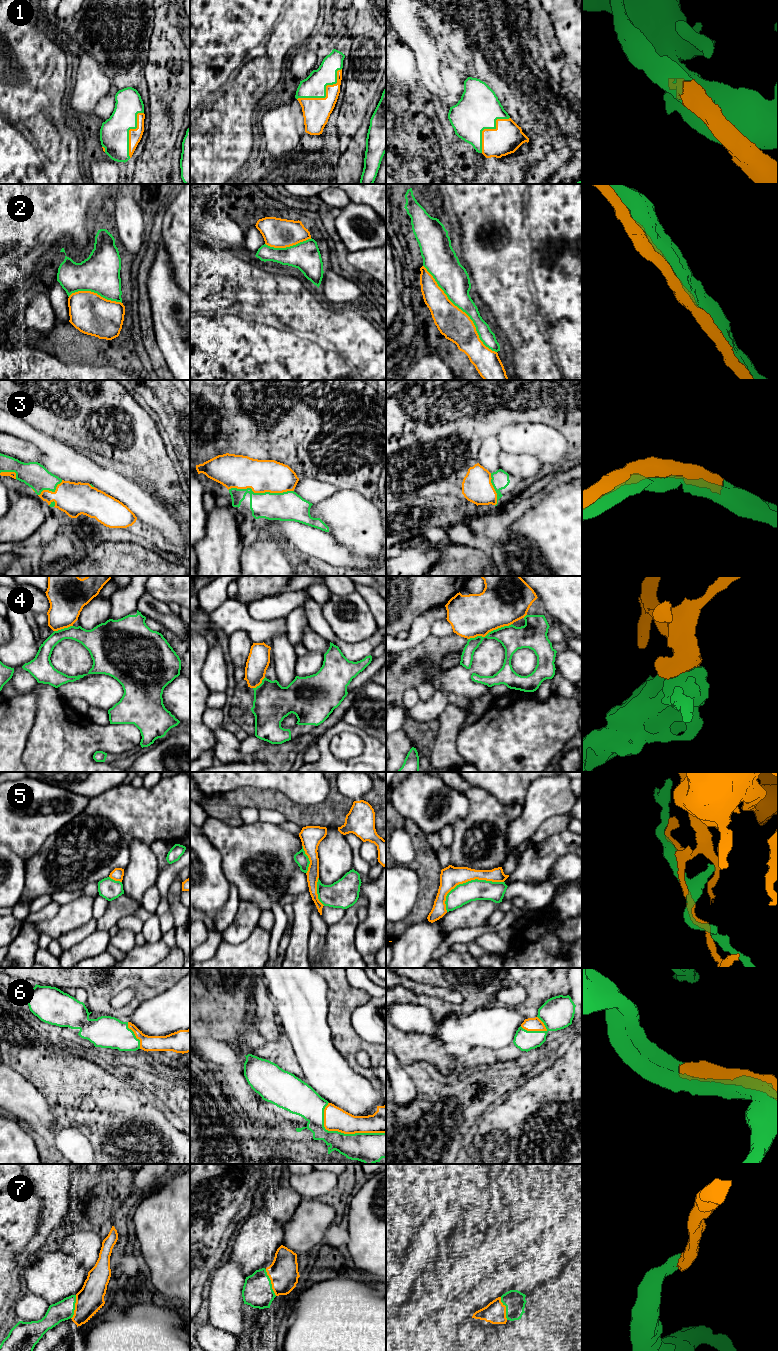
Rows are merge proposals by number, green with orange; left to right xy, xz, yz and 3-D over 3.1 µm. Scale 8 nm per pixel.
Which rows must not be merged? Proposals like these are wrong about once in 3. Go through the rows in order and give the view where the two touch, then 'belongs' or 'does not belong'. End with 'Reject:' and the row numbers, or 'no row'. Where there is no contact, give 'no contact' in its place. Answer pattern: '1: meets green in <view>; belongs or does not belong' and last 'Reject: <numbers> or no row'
1: meets green in xz; belongs
2: meets green in yz; does not belong
3: meets green in xz; belongs
4: meets green in yz; belongs
5: meets green in yz; does not belong
6: meets green in xz; belongs
7: meets green in xz; belongs
Reject: 2, 5

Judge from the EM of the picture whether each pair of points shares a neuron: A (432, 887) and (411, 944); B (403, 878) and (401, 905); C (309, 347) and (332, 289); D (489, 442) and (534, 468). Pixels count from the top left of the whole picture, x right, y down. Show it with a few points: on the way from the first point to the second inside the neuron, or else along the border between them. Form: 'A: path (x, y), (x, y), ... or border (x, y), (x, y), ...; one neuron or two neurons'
A: border (426, 917), (422, 921), (409, 926), (399, 936); two neurons
B: path (401, 885), (401, 898); one neuron
C: border (326, 304), (337, 308), (350, 307); two neurons
D: path (499, 454), (507, 462), (522, 467); one neuron

